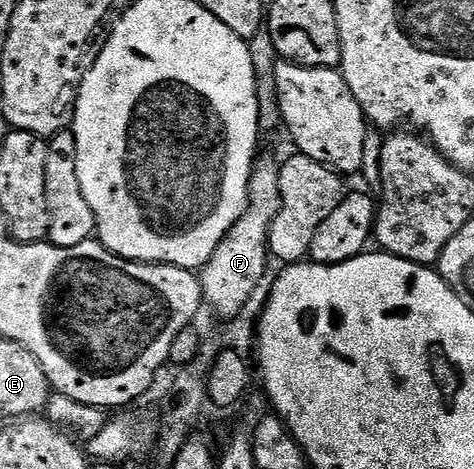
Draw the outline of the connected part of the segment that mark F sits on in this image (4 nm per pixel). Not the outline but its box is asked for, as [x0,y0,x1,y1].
[200,155,281,318]

